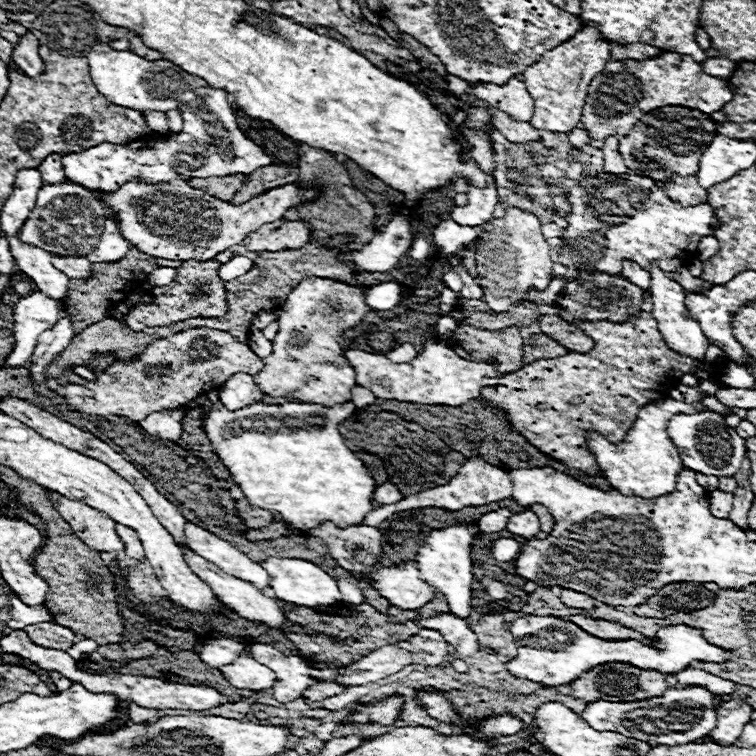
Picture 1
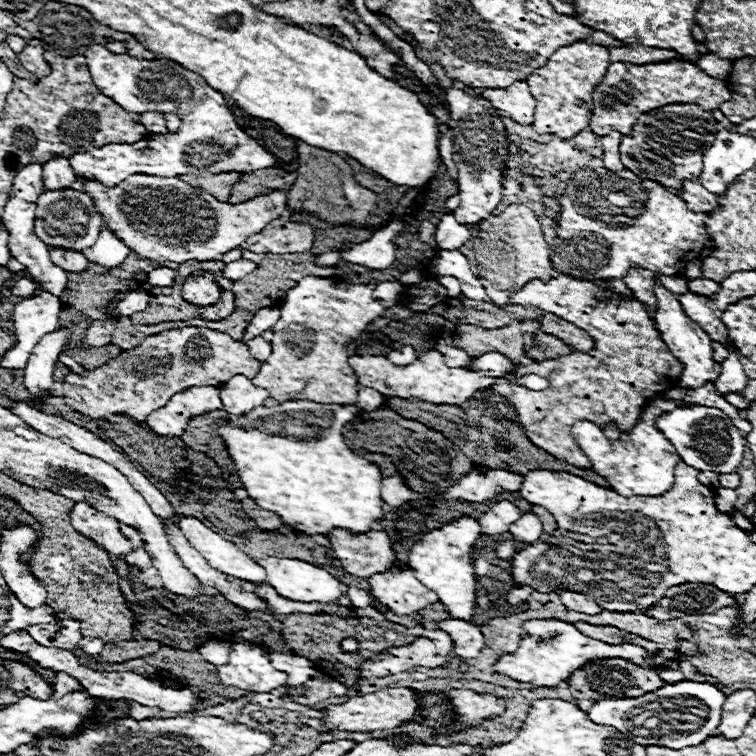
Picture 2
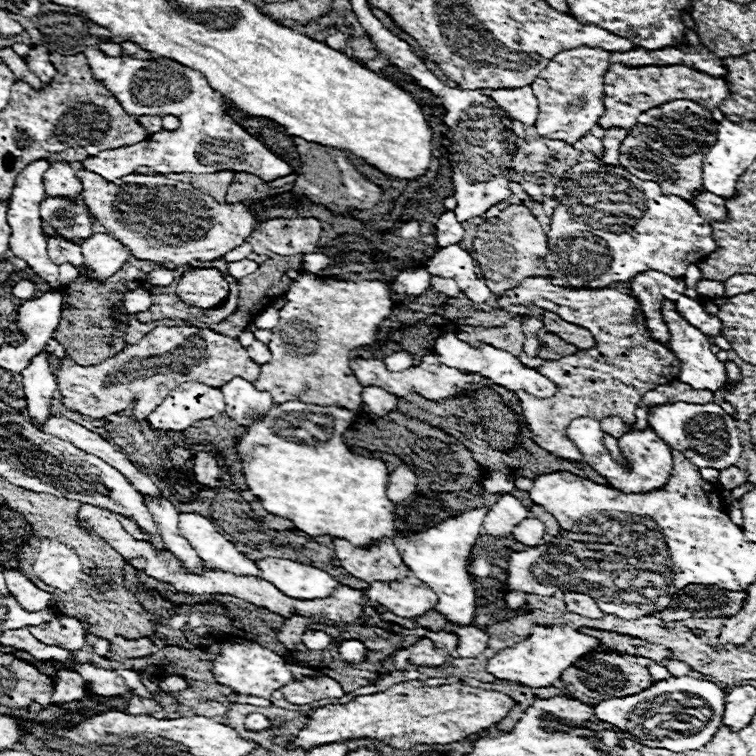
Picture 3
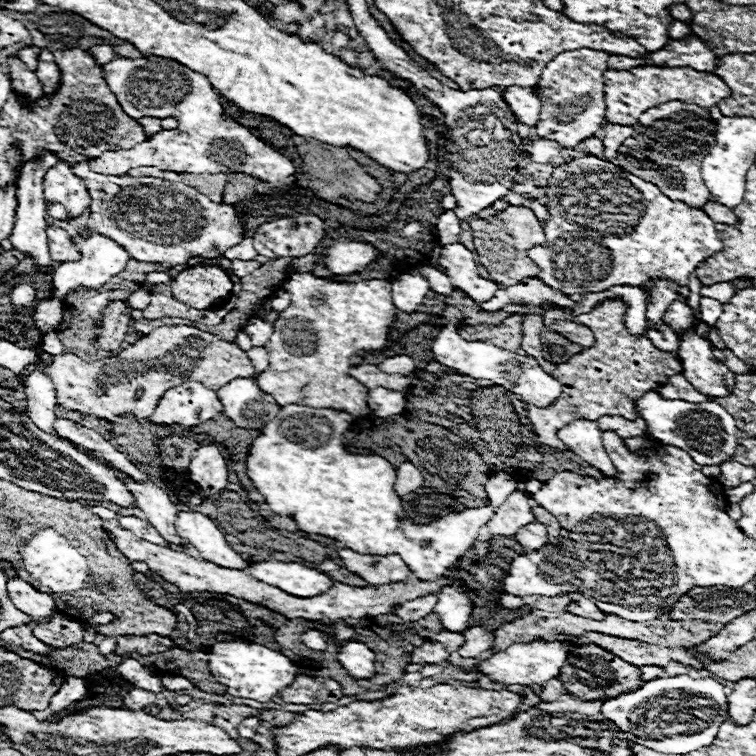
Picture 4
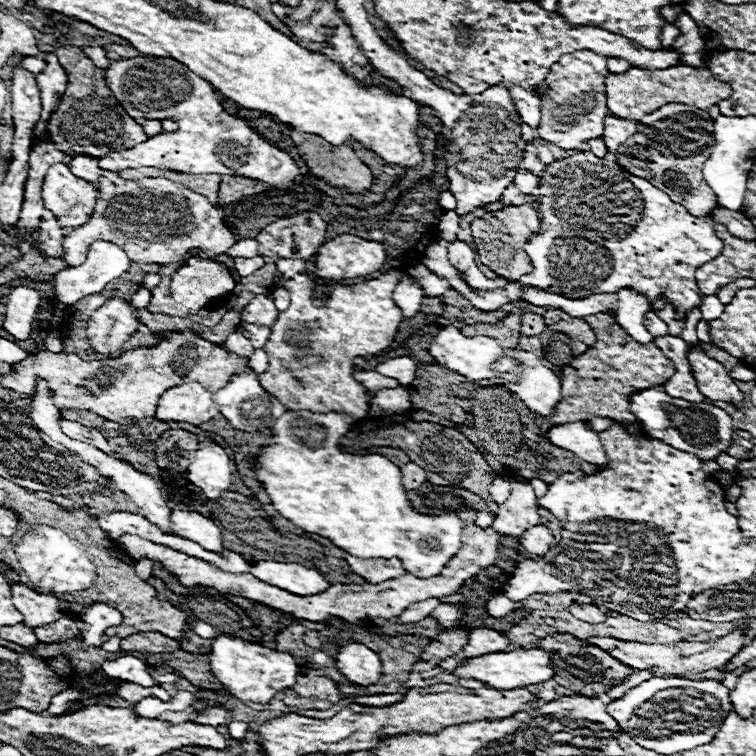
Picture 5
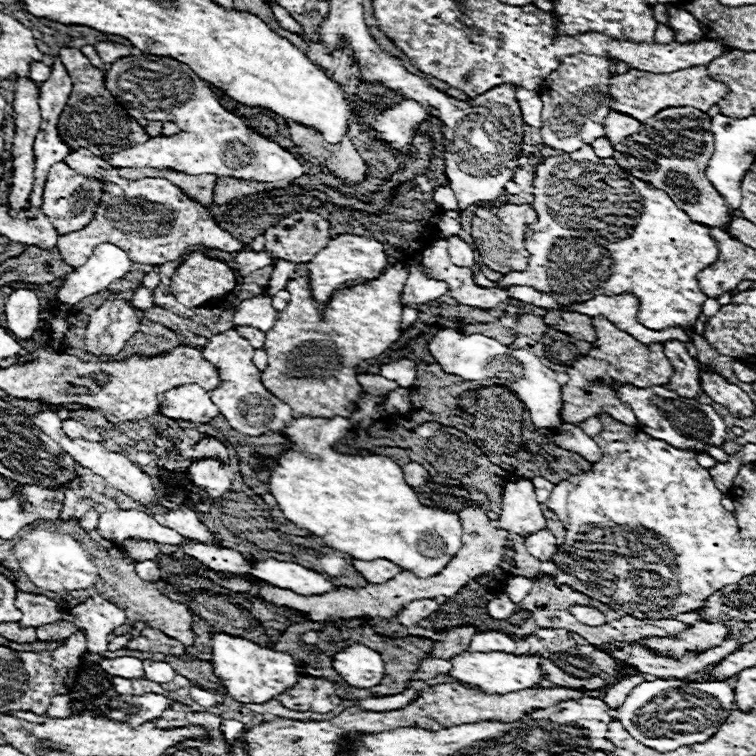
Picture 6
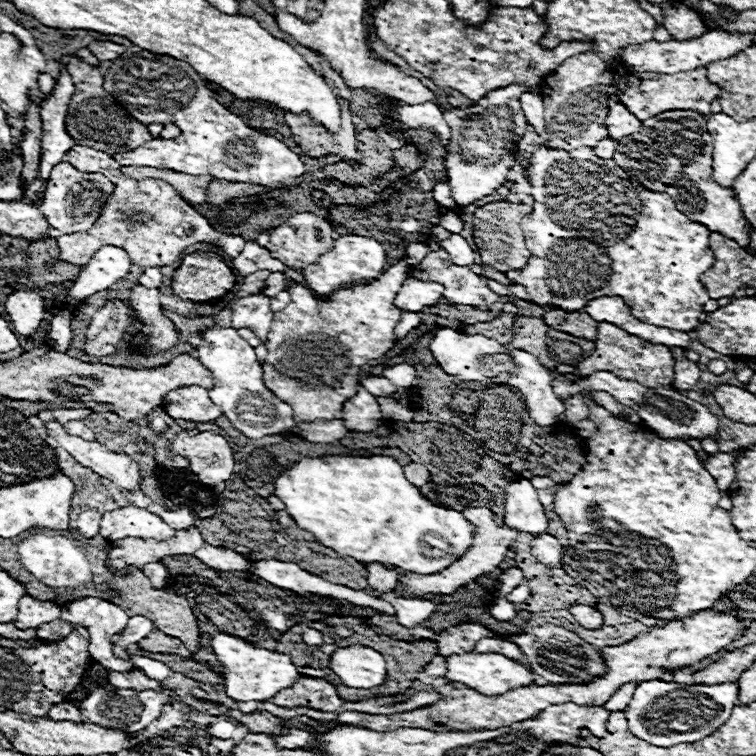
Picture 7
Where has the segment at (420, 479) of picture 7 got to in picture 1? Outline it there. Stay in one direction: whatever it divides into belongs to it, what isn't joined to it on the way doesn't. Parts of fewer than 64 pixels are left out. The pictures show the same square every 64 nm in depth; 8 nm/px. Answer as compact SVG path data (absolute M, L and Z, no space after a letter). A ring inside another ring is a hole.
M384 482L382 486L376 488L376 494L374 494L374 502L376 504L396 504L400 502L404 496L400 492L400 488L392 482Z

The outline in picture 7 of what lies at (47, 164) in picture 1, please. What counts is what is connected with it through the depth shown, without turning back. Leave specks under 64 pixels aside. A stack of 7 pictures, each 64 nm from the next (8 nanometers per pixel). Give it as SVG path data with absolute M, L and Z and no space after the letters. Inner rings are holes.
M60 162L52 168L44 200L40 202L40 210L46 216L48 224L56 228L60 234L72 234L72 232L84 232L94 226L94 220L98 220L102 208L106 206L106 200L112 196L114 184L96 172L80 172L70 162Z

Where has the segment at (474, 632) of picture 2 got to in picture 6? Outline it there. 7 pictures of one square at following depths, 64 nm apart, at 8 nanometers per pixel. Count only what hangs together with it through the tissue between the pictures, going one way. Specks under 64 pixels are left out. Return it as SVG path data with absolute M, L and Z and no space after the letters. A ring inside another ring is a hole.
M478 632L478 636L472 638L472 644L468 648L468 652L488 652L488 650L496 650L496 652L508 652L508 654L518 654L516 652L516 642L502 634L502 632Z

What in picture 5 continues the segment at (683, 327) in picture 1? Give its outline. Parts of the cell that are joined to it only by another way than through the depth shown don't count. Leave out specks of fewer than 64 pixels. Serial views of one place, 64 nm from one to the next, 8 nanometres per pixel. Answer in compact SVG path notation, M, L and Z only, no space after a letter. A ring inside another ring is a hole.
M688 350L688 360L698 384L698 390L710 400L730 402L734 406L744 402L744 394L734 384L724 366L700 350Z

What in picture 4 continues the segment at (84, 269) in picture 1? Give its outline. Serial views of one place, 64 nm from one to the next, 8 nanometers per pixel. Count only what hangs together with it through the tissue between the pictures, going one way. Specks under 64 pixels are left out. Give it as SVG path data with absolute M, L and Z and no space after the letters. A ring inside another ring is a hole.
M56 224L46 226L48 234L48 246L50 246L50 258L58 262L76 262L80 258L80 252L70 242L70 236L66 230L62 230Z

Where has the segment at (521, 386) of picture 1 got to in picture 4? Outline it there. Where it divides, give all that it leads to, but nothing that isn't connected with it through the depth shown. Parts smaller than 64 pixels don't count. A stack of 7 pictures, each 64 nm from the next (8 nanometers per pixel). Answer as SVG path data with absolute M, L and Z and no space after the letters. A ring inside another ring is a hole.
M526 278L516 286L500 288L488 302L480 302L478 306L482 310L502 310L506 304L534 304L534 306L550 304L554 308L556 306L562 308L566 316L570 316L570 306L574 304L574 298L562 292L554 292L552 288L546 288L546 284L542 284L540 280ZM606 300L588 314L570 316L570 320L578 320L580 324L586 324L594 332L596 342L592 348L574 354L568 362L556 364L552 376L558 378L558 382L562 384L562 394L566 396L560 396L554 404L550 404L550 408L544 410L528 406L528 418L534 426L536 438L542 444L558 450L568 450L556 438L556 432L564 424L570 424L570 420L578 420L578 418L598 420L600 416L622 416L626 420L636 420L634 400L642 396L642 392L666 384L670 376L682 370L676 358L658 350L648 338L640 338L640 340L634 338L626 330L622 322L622 314L624 314L624 304L620 300Z

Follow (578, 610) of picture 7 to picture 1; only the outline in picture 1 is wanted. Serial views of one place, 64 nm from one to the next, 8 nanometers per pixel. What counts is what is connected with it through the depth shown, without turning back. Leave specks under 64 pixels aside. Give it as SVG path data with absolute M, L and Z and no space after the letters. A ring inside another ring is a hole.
M560 588L558 596L560 596L560 600L568 608L584 608L584 610L590 610L590 608L596 606L596 600L590 598L590 596L586 596L586 594L582 594L582 592L570 592L566 588Z

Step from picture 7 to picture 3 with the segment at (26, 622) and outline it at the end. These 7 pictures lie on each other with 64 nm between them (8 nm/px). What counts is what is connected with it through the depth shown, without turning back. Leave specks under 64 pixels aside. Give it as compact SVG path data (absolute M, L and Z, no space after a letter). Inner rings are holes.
M4 570L6 576L6 586L8 592L16 598L16 602L28 610L28 612L38 612L44 608L50 608L50 594L36 588L26 576L22 576L18 570Z

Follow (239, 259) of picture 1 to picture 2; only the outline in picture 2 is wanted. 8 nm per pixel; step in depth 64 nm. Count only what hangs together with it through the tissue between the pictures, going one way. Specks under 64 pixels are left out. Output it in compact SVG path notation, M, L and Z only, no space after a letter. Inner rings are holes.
M240 258L240 260L236 260L236 262L226 264L226 268L224 268L224 276L230 278L230 280L238 280L238 278L242 278L242 276L254 272L256 268L258 268L258 266L256 266L252 260Z

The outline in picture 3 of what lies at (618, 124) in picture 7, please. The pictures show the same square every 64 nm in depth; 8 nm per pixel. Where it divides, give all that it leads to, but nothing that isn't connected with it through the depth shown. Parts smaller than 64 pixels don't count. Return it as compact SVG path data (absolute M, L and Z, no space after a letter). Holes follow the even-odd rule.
M610 128L606 130L602 142L604 142L604 156L602 156L602 162L604 164L614 164L618 166L618 148L622 144L622 140L628 136L628 130L622 130L622 128Z

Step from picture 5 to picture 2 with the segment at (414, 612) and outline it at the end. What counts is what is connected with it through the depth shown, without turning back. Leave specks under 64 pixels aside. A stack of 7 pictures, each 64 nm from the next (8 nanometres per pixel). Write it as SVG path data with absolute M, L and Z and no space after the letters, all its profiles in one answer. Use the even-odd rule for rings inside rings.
M410 568L400 570L375 574L368 578L370 584L368 592L348 586L348 596L352 604L356 604L356 608L362 608L368 606L370 600L374 598L392 612L406 616L438 602L438 596L418 582L413 570Z

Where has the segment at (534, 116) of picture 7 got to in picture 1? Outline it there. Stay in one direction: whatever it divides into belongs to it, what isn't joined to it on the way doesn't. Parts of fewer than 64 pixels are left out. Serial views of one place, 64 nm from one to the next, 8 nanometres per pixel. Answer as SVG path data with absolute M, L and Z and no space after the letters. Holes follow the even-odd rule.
M518 78L510 80L504 86L494 84L476 84L472 86L476 98L488 102L492 108L498 108L510 114L518 122L530 122L534 114L534 100L526 90L526 84Z

